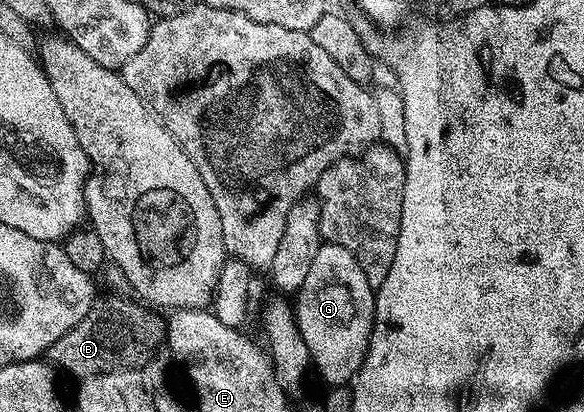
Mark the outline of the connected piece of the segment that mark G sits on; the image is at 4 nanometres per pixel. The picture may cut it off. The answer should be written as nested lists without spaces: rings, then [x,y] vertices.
[[[320,245],[309,275],[305,275],[305,283],[294,298],[293,310],[314,368],[319,368],[328,386],[346,386],[363,366],[375,322],[375,294],[365,271],[361,271],[361,263],[345,247]]]

